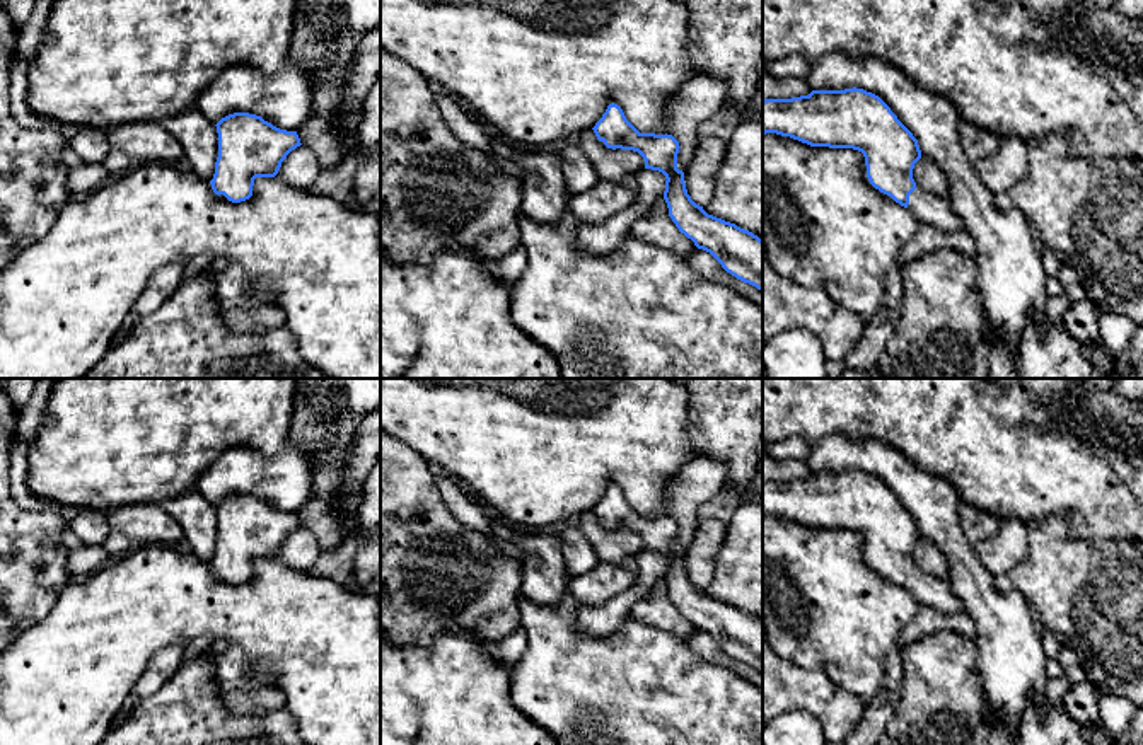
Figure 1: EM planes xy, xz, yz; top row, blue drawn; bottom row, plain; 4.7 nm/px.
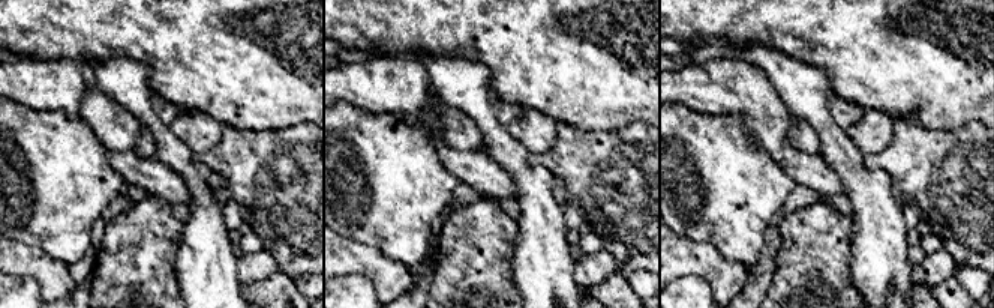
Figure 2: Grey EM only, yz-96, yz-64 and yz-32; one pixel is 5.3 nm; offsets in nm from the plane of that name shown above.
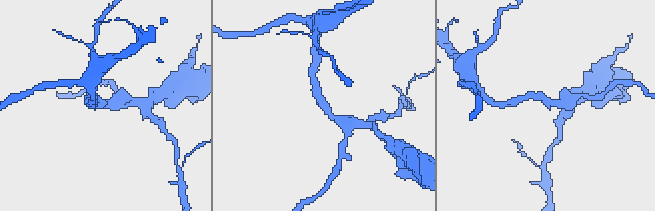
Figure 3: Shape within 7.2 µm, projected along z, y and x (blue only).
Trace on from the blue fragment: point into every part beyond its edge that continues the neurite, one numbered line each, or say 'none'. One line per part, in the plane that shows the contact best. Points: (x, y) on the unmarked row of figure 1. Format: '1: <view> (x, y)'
1: yz (928, 590)

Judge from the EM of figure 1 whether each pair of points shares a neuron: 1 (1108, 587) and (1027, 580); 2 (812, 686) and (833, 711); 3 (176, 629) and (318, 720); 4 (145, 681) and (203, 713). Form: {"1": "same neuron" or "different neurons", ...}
{"1": "same neuron", "2": "same neuron", "3": "same neuron", "4": "different neurons"}

